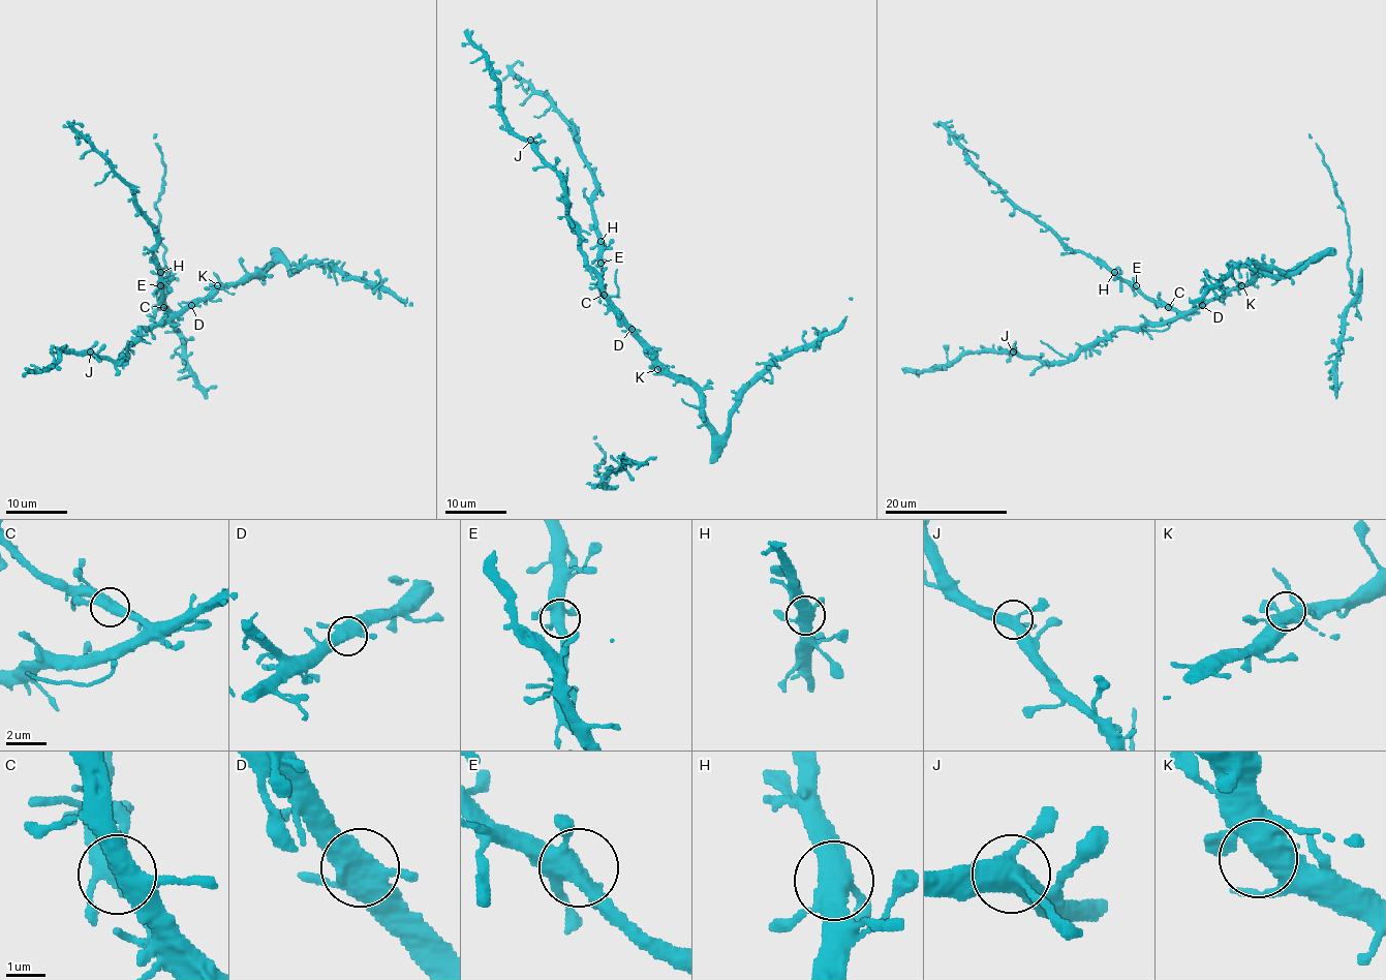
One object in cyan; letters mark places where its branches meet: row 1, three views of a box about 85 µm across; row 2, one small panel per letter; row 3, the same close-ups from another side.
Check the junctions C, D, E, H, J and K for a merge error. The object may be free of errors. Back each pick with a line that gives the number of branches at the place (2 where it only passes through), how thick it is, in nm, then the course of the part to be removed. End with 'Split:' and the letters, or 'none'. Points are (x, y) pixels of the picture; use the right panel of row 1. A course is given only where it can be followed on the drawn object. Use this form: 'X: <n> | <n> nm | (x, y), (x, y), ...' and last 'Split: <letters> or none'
Split: none

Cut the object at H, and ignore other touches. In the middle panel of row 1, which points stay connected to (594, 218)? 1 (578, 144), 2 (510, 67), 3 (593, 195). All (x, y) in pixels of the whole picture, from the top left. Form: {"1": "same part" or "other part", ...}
{"1": "same part", "2": "same part", "3": "same part"}

